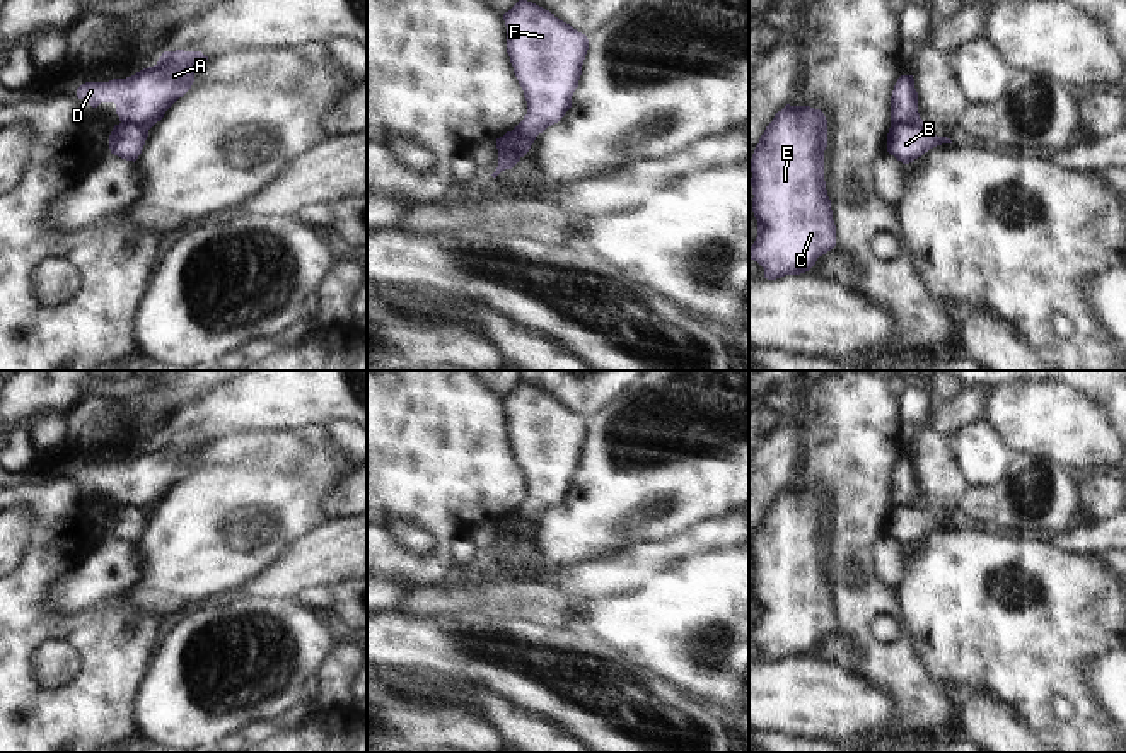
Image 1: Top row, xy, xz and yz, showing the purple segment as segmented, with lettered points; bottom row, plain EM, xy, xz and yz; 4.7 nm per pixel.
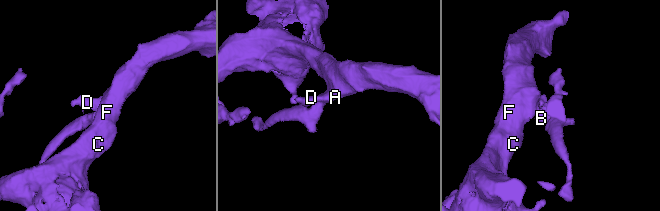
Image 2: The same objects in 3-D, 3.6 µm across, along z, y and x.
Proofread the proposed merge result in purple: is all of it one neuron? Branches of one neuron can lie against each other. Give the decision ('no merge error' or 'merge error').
merge error

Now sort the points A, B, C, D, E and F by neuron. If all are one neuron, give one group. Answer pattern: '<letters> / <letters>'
A C D E F / B

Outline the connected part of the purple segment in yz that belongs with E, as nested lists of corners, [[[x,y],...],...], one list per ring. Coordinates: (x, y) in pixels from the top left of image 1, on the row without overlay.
[[[786,487],[775,497],[754,531],[749,552],[757,620],[749,630],[749,640],[764,651],[768,663],[805,656],[819,639],[836,628],[836,608],[824,563],[826,529],[824,495],[810,488]]]

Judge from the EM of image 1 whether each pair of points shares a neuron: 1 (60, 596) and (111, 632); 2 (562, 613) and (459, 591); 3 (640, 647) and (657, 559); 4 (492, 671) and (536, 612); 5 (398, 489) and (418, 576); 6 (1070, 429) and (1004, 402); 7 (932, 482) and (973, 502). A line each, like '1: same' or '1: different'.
1: different
2: same
3: different
4: different
5: same
6: same
7: different

